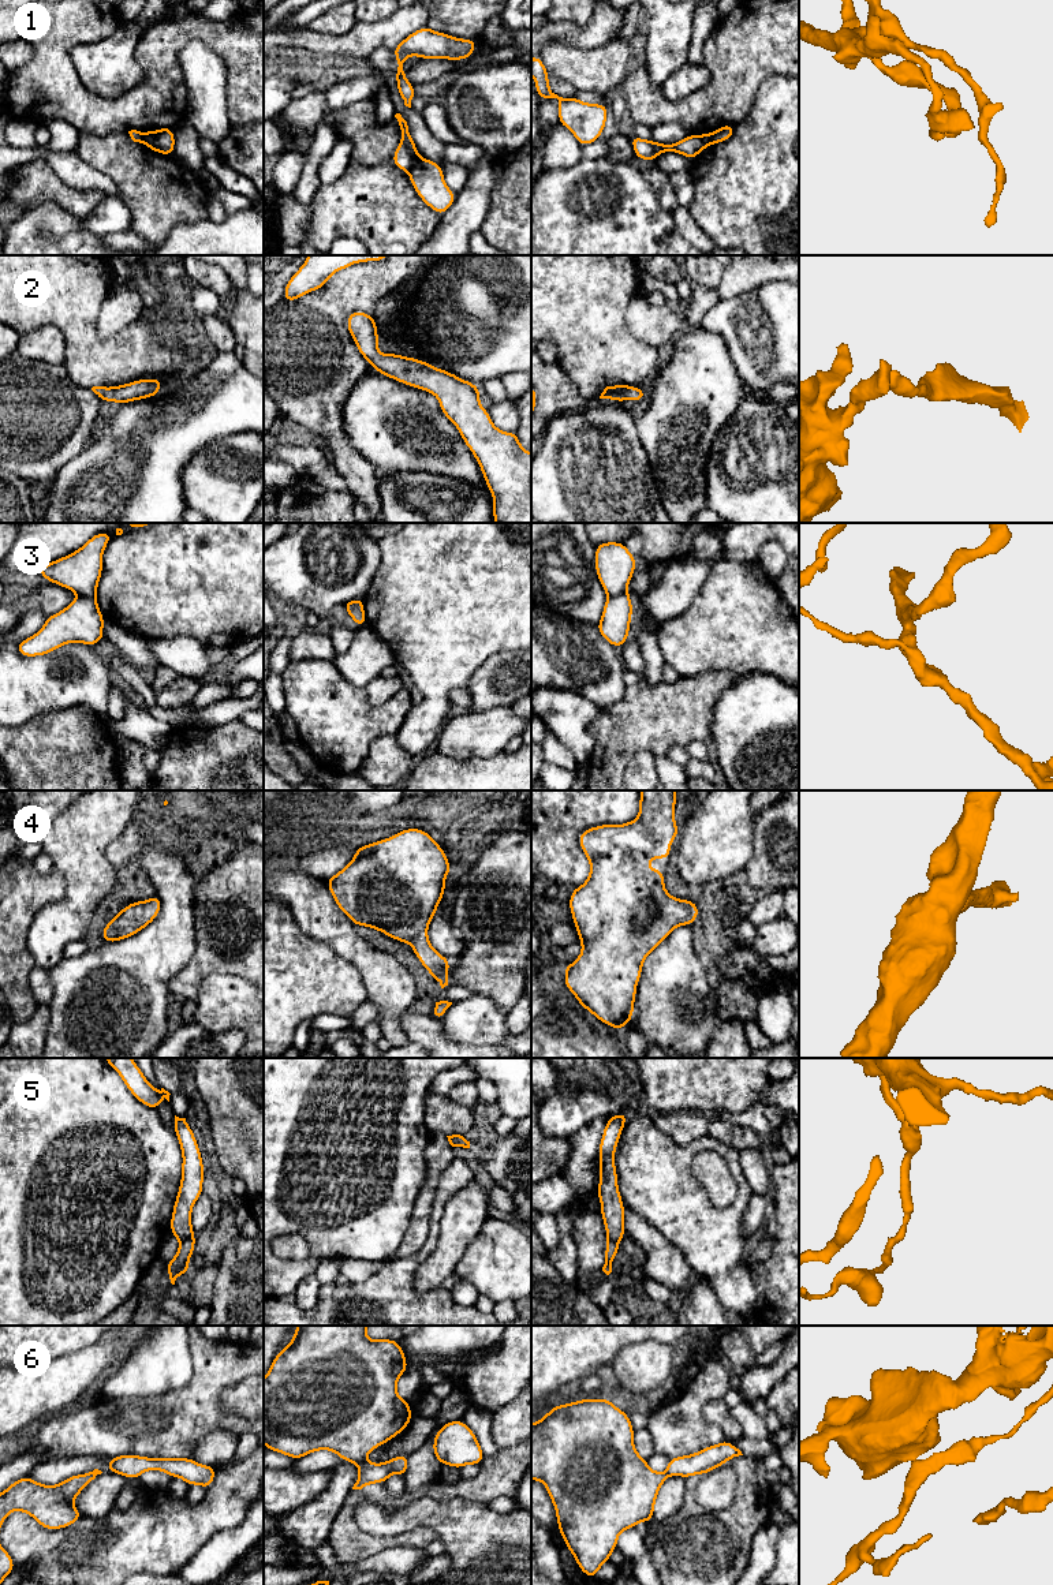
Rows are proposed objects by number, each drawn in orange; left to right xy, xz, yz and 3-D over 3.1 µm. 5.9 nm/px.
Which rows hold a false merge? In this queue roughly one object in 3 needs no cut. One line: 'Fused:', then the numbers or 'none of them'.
Fused: 1, 3, 5, 6

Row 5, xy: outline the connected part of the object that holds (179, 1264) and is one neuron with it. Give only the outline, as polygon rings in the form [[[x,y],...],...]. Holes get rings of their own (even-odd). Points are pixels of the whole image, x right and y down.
[[[195,1236],[190,1237],[188,1240],[180,1241],[175,1257],[168,1264],[165,1264],[167,1274],[172,1285],[175,1285],[175,1281],[179,1275],[188,1274],[188,1259],[194,1255],[194,1246]]]

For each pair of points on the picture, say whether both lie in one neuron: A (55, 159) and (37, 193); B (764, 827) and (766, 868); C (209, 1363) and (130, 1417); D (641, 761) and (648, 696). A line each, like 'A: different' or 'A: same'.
A: different
B: same
C: same
D: different

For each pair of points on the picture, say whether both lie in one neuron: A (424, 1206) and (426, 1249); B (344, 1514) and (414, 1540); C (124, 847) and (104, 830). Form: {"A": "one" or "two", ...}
{"A": "two", "B": "one", "C": "two"}

